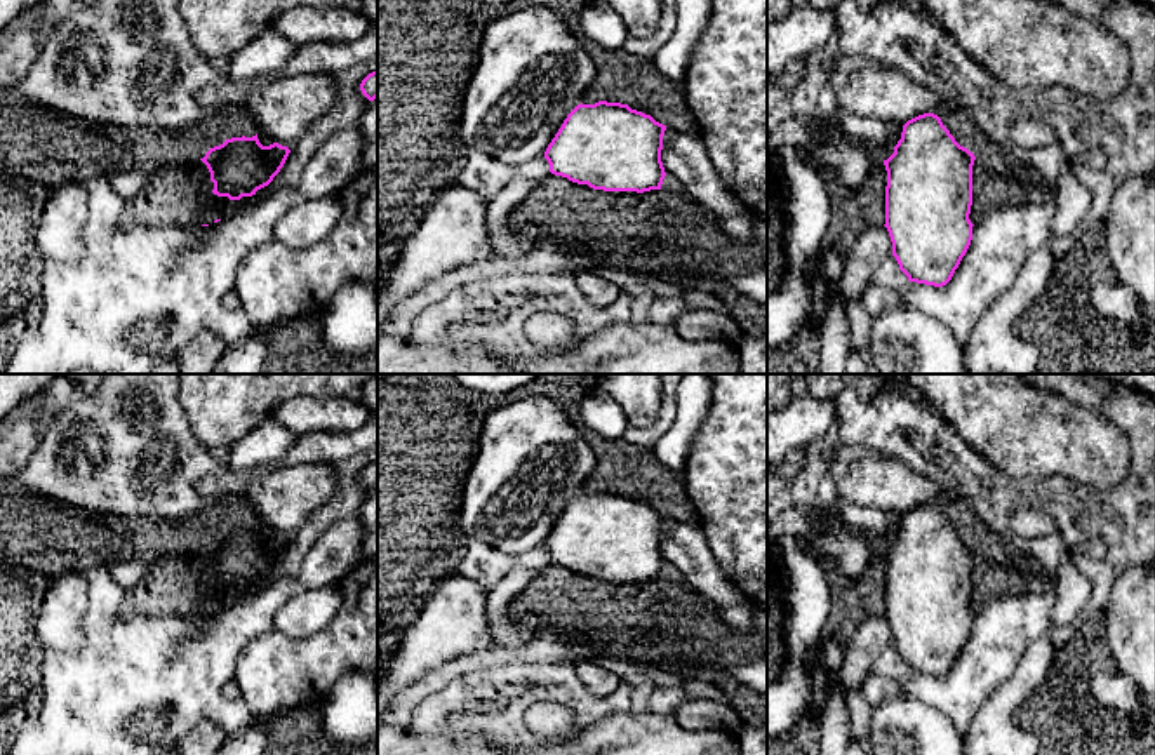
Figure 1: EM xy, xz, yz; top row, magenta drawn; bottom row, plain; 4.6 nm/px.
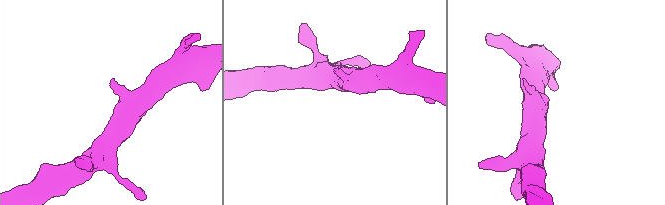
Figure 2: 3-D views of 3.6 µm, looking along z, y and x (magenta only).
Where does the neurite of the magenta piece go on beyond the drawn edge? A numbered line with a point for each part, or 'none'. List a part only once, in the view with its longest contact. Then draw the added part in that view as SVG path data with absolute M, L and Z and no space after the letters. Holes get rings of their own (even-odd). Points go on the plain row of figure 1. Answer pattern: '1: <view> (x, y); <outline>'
none

